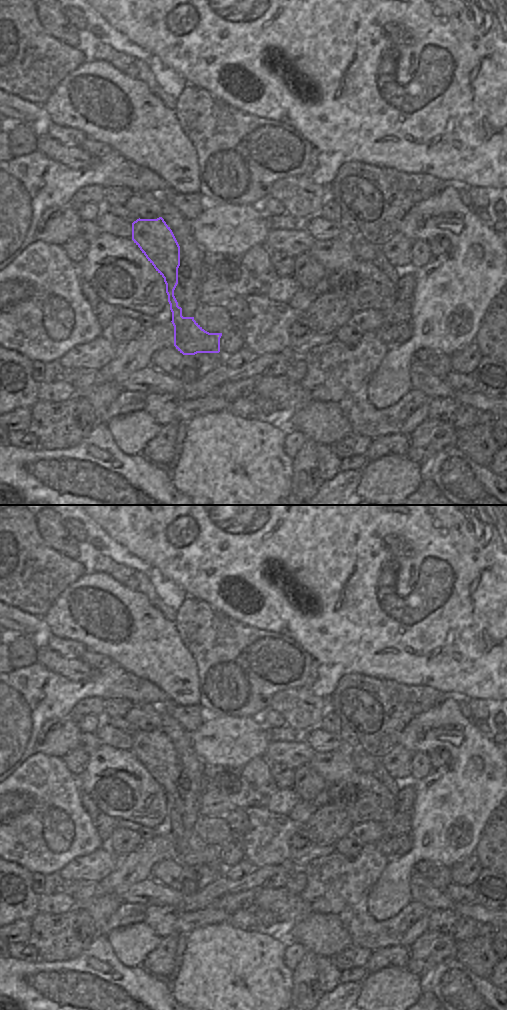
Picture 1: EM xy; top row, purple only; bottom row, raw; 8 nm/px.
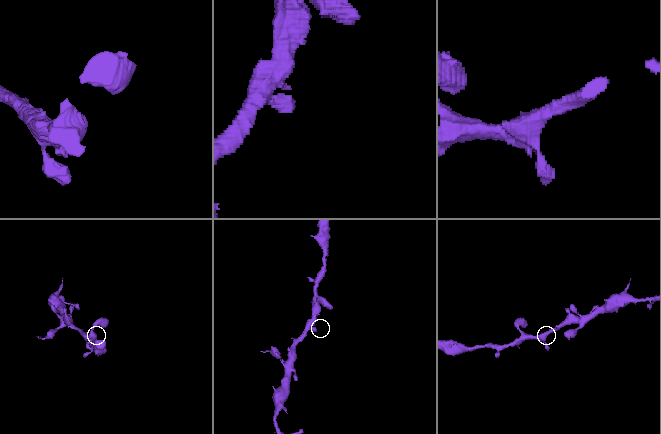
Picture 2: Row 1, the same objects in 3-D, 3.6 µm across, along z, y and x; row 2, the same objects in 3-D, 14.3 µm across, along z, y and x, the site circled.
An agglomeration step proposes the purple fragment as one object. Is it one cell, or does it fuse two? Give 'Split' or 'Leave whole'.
Leave whole

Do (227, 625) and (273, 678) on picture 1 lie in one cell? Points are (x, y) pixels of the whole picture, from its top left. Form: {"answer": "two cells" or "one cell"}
{"answer": "one cell"}

